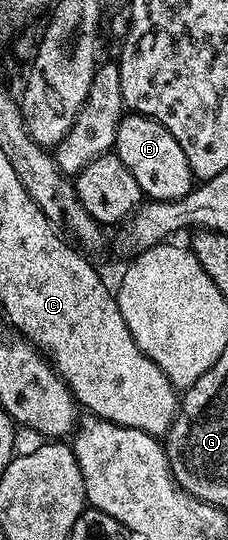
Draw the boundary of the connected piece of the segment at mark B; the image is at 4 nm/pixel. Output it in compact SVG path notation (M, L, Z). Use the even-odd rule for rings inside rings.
M123 114L116 129L113 154L118 155L120 161L124 161L128 173L136 177L136 185L140 185L147 200L160 203L176 201L193 191L196 186L194 174L188 165L188 157L184 157L184 149L180 149L176 137L172 137L172 133L164 129L164 125L146 115Z

